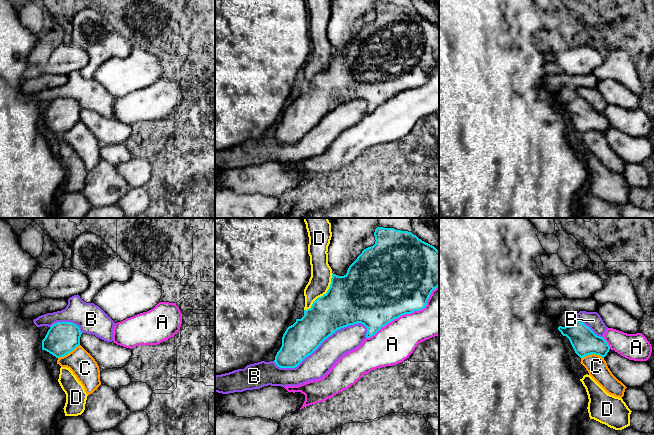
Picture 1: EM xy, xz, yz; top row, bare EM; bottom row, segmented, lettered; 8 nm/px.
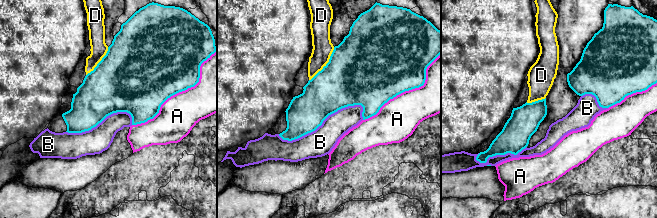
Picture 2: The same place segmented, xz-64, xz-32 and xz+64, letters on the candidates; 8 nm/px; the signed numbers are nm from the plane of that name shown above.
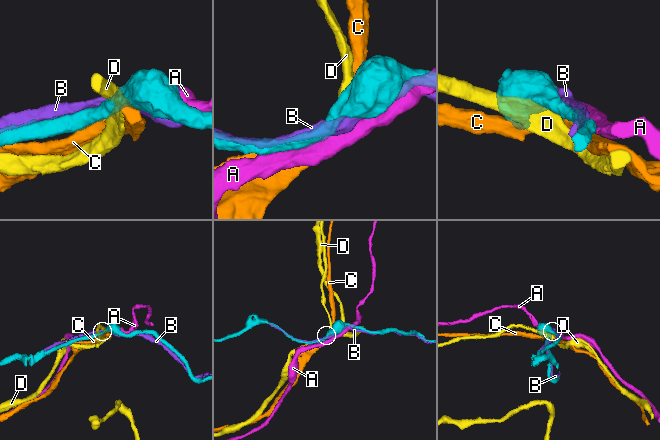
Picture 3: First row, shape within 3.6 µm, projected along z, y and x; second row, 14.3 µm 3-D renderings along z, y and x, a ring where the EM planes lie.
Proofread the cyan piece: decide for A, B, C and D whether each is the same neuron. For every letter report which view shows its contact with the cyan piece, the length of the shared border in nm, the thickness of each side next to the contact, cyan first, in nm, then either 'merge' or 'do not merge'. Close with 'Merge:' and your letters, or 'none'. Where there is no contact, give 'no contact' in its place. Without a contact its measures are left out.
A: meets cyan in xz; contact 700 nm long; 500 nm thick on the cyan side, 320 nm on the other; do not merge
B: meets cyan in xz; contact 800 nm long; 300 nm thick on the cyan side, 200 nm on the other; merge
C: meets cyan in yz; contact 180 nm long; 220 nm thick on the cyan side, 160 nm on the other; do not merge
D: meets cyan in xz; contact 380 nm long; 400 nm thick on the cyan side, 180 nm on the other; do not merge
Merge: B

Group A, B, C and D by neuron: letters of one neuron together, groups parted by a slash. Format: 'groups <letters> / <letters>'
groups A / B / C / D

